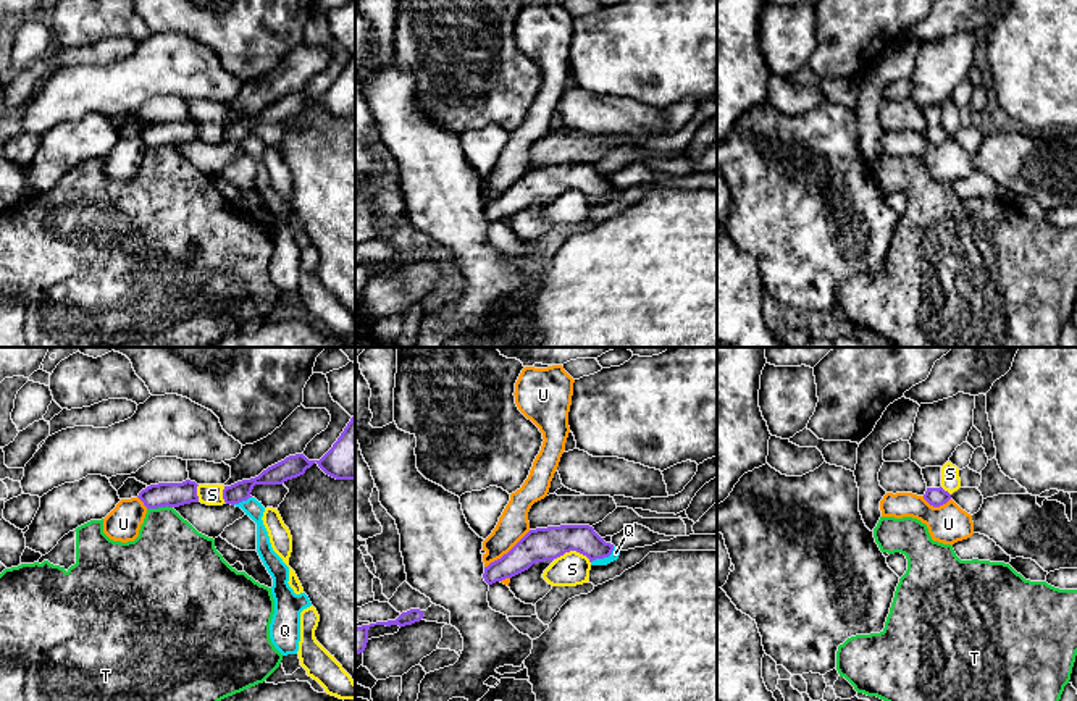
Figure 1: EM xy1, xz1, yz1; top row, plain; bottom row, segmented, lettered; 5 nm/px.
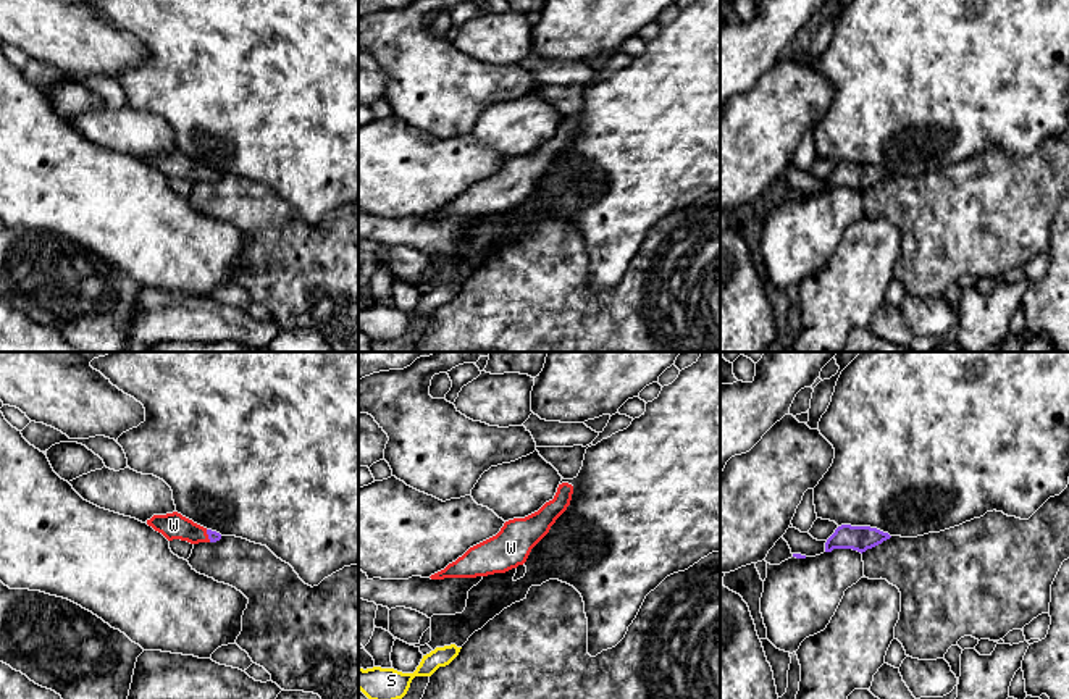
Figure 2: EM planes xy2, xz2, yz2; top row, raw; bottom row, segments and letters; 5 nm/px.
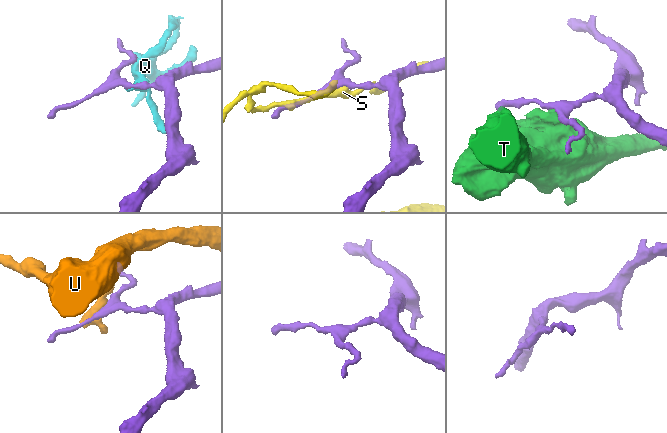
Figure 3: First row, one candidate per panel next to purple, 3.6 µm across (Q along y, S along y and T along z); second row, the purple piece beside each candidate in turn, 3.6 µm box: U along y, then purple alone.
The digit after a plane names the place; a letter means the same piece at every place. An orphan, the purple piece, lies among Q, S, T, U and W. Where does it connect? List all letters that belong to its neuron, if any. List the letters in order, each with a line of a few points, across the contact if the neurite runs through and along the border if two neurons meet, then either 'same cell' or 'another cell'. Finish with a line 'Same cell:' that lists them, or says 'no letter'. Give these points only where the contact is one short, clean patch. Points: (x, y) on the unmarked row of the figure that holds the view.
Q: line xz1 (614, 184), (607, 194), (596, 196), (591, 201); another cell
S: another cell
T: another cell
U: line xz1 (530, 168), (485, 205); another cell
W: line xy2 (213, 175), (209, 175), (173, 163); same cell
Same cell: W

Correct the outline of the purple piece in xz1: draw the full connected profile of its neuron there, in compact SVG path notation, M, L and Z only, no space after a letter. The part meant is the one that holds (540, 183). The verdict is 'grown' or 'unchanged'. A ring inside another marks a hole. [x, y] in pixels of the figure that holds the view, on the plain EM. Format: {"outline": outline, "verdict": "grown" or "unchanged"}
{"outline": "M560 163L530 168L507 192L484 205L488 223L512 216L536 200L554 199L576 189L589 197L609 195L614 183L606 181L589 163Z", "verdict": "unchanged"}

